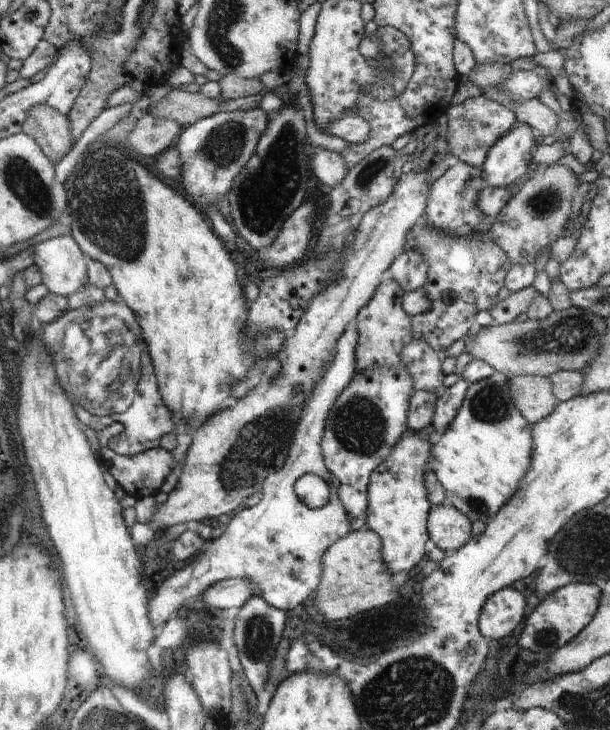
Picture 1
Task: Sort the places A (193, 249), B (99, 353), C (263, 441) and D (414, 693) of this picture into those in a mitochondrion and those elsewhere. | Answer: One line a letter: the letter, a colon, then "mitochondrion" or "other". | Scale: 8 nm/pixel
A: other
B: mitochondrion
C: mitochondrion
D: mitochondrion

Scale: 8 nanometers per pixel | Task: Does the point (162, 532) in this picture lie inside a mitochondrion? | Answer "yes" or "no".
no

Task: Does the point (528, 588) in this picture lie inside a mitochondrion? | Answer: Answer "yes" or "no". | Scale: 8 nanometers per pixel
no

